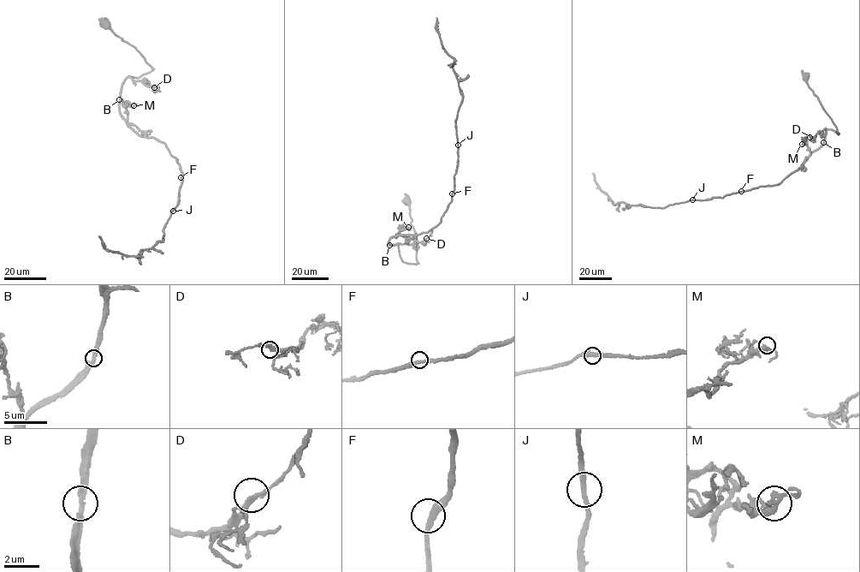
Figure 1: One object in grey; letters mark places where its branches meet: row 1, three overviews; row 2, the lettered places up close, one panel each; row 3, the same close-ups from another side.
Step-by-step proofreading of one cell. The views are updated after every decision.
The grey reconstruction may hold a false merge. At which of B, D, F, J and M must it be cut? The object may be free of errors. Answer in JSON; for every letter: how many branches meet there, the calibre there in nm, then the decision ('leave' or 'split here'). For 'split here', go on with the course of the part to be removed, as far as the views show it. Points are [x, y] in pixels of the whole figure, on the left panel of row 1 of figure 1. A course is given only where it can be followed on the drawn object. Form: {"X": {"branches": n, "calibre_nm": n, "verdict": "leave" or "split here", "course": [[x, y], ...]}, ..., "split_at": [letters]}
{"B": {"branches": 2, "calibre_nm": 320, "verdict": "leave"}, "D": {"branches": 2, "calibre_nm": 300, "verdict": "leave"}, "F": {"branches": 2, "calibre_nm": 320, "verdict": "leave"}, "J": {"branches": 2, "calibre_nm": 320, "verdict": "leave"}, "M": {"branches": 2, "calibre_nm": 320, "verdict": "leave"}, "split_at": []}

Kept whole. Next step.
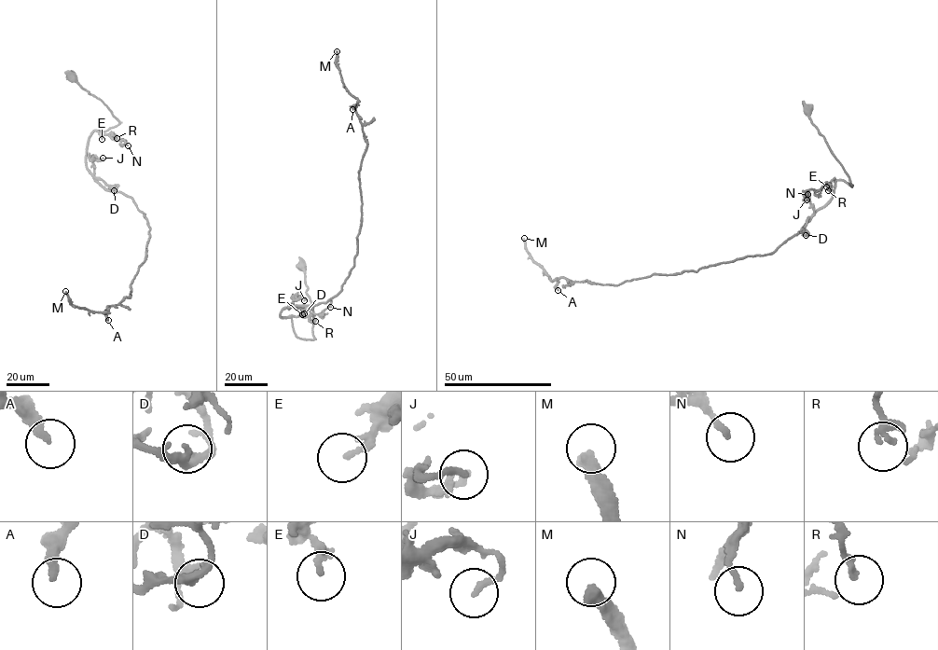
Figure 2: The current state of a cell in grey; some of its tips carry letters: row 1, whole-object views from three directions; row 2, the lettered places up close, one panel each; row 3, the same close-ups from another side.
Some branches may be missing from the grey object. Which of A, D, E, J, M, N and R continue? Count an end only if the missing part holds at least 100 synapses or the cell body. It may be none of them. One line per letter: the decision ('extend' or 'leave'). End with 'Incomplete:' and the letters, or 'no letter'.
A: leave
D: leave
E: leave
J: leave
M: extend
N: leave
R: leave
Incomplete: M

